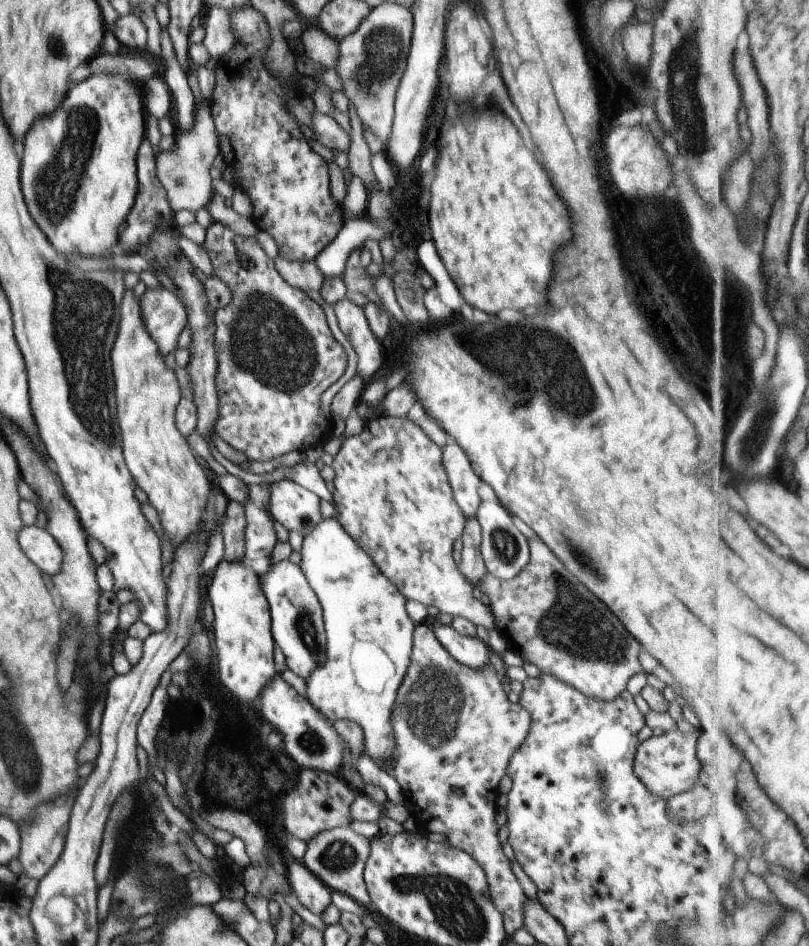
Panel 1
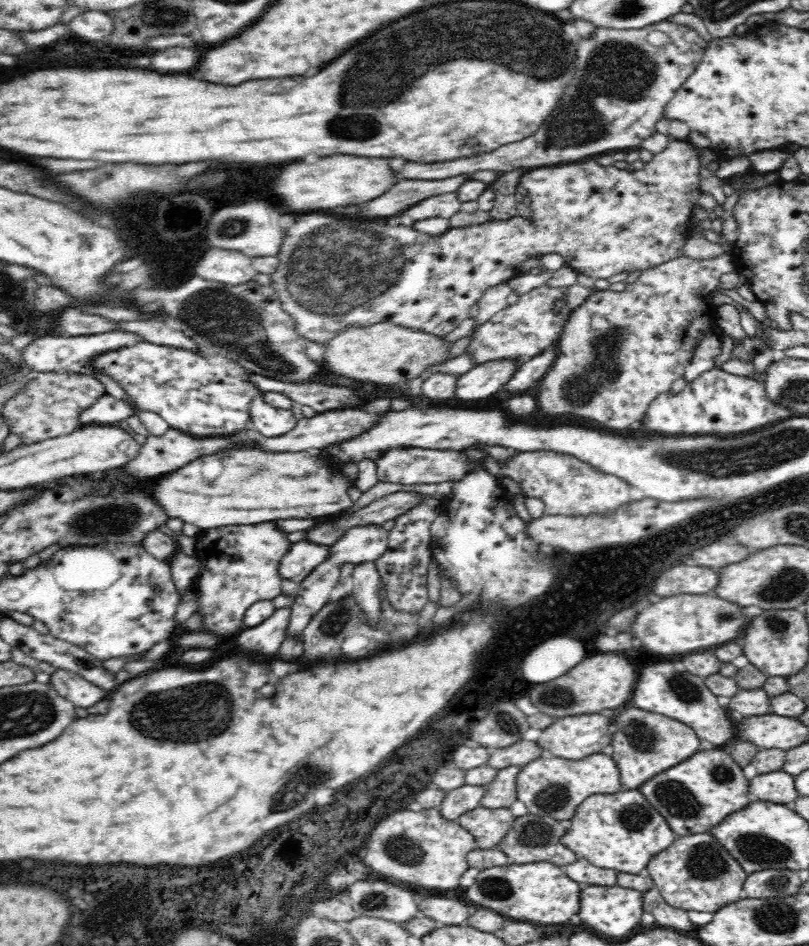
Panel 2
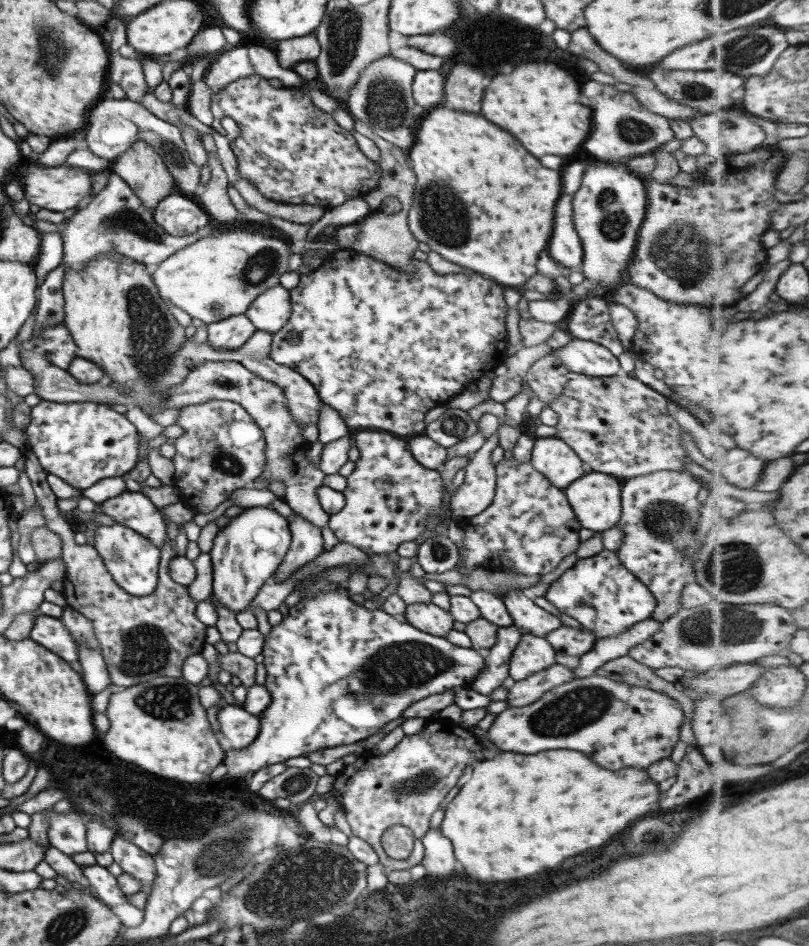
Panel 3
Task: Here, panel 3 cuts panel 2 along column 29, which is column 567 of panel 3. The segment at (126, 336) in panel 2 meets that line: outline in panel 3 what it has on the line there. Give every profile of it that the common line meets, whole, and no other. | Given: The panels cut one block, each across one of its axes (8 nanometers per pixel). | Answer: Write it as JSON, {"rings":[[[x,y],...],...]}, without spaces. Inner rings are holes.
{"rings":[[[573,338],[568,344],[552,350],[548,355],[556,355],[570,373],[585,374],[590,377],[609,377],[623,373],[618,357],[614,356],[605,346],[596,342]]]}

